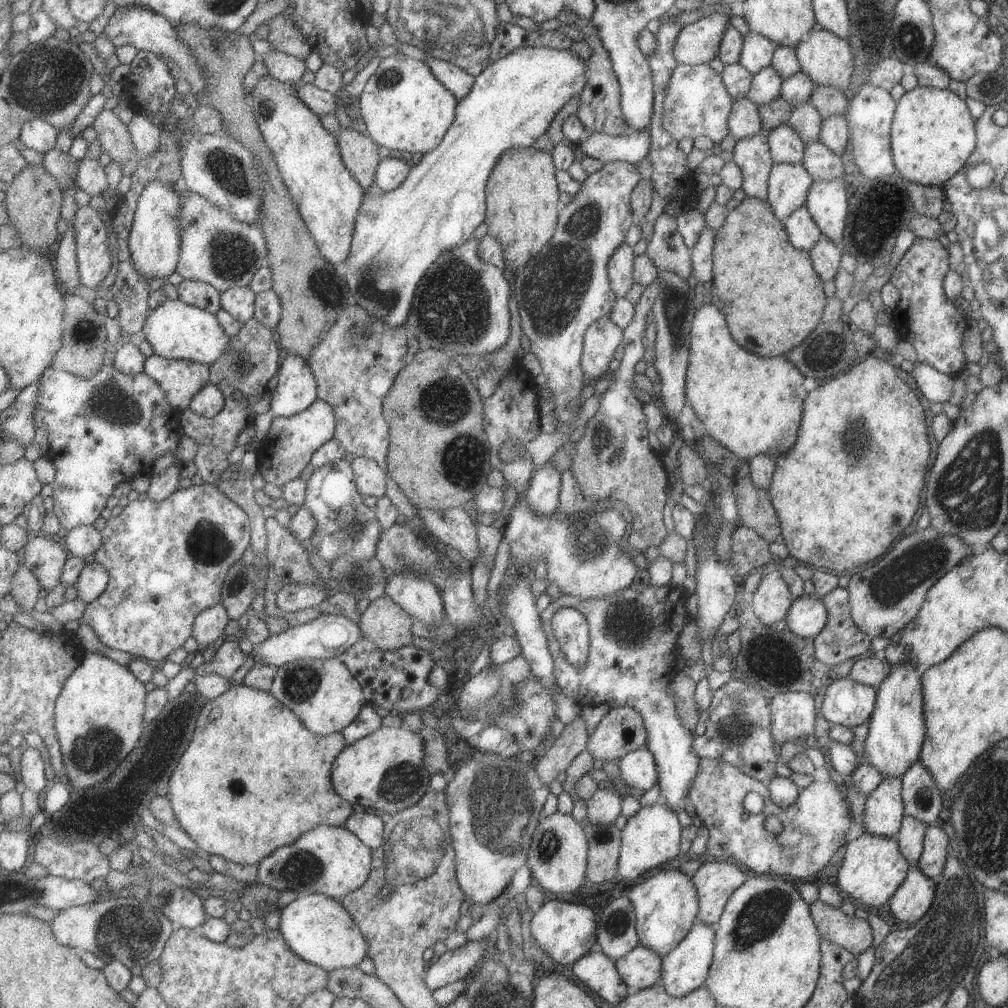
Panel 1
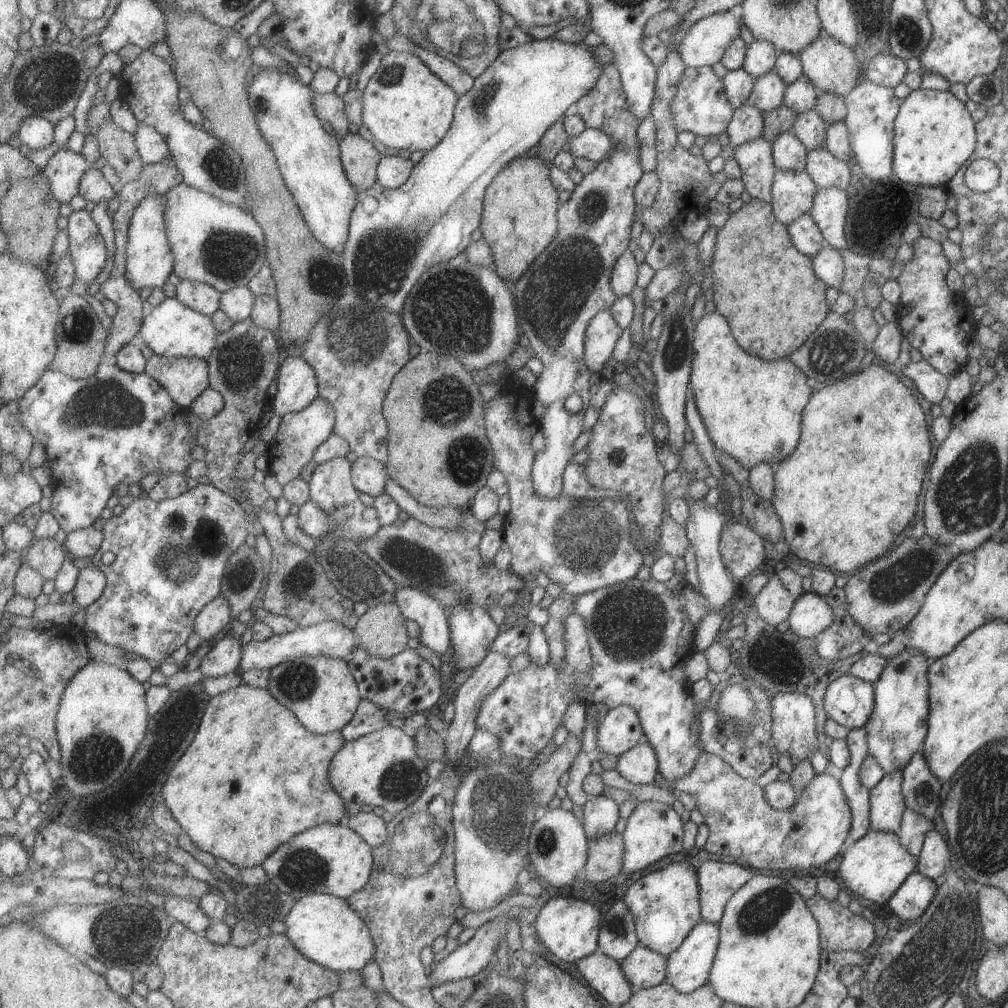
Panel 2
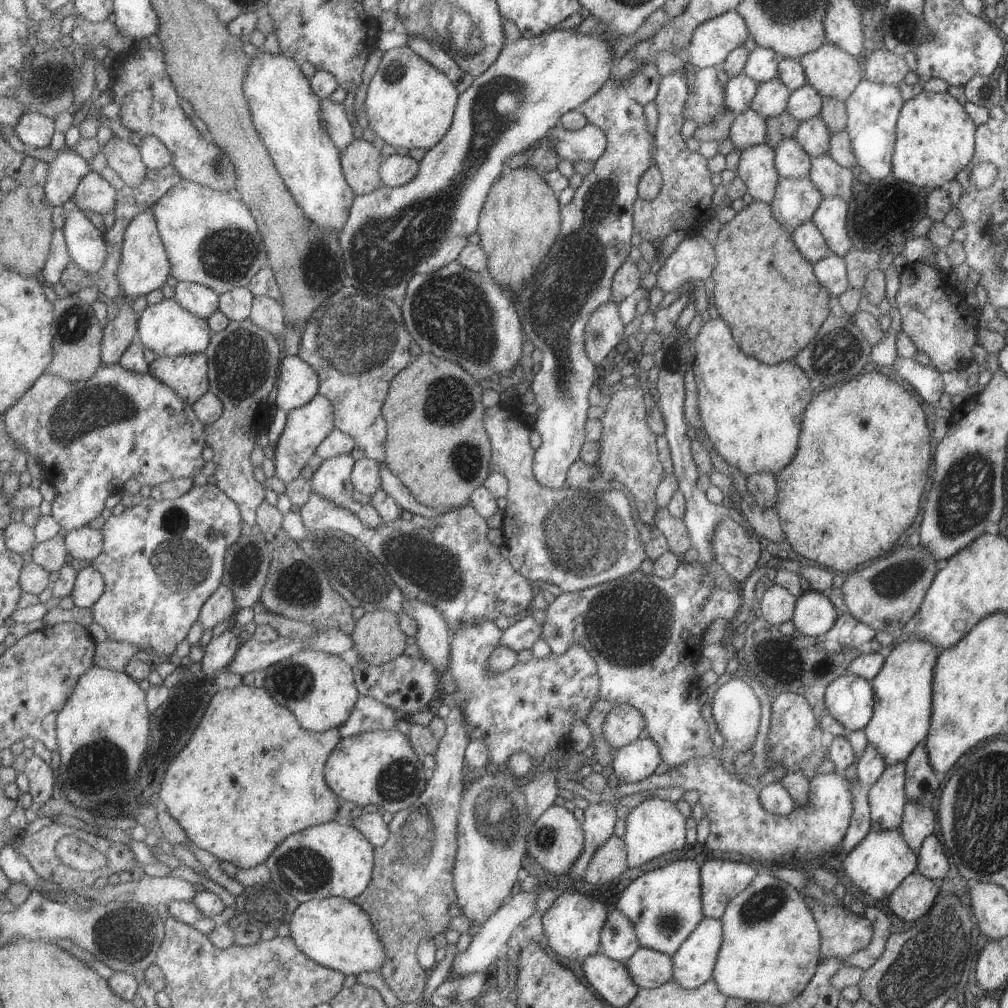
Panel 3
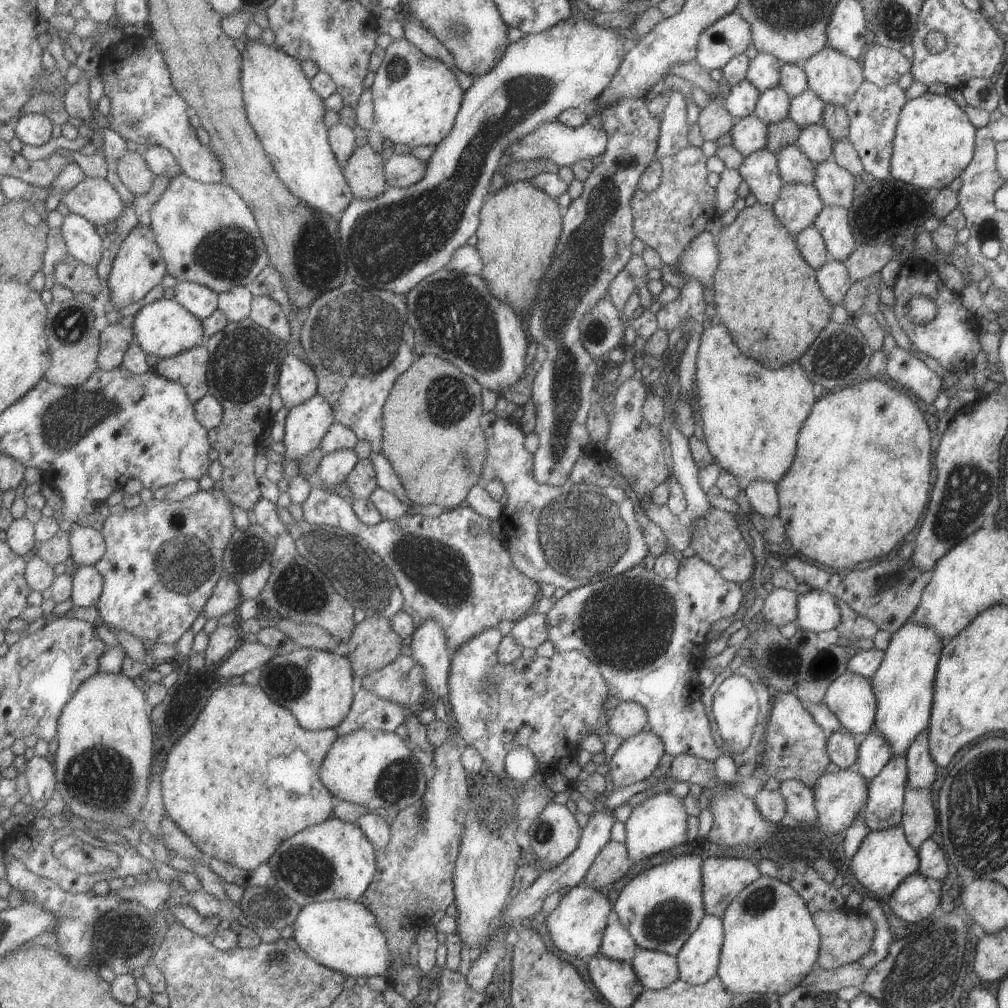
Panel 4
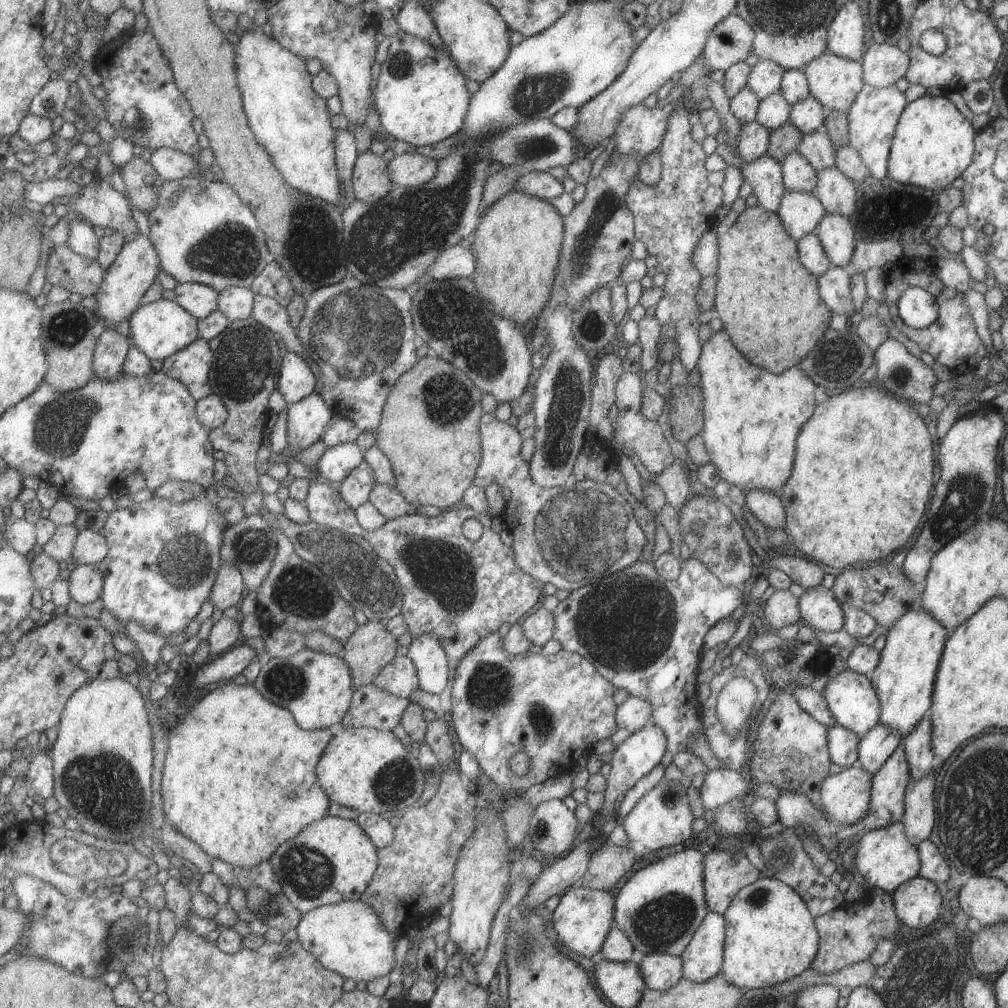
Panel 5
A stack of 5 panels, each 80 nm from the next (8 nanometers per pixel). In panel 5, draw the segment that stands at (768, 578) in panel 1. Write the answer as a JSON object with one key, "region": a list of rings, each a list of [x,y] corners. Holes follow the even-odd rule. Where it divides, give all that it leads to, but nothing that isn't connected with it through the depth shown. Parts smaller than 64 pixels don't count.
{"region":[[[777,590],[763,604],[764,624],[778,631],[784,626],[800,624],[798,598],[789,590]]]}

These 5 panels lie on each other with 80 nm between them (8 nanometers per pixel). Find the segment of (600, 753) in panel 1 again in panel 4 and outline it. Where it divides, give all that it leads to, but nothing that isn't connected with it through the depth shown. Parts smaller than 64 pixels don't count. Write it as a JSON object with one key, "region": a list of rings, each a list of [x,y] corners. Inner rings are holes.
{"region":[[[620,701],[609,716],[609,734],[615,734],[622,739],[633,736],[648,726],[645,709],[636,702]]]}

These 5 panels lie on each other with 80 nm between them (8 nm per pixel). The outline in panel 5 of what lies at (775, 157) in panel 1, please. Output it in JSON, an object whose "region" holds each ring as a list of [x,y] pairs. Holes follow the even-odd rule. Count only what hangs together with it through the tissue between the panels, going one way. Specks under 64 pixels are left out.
{"region":[[[796,151],[789,152],[780,163],[782,184],[787,190],[797,190],[797,192],[814,193],[817,181],[816,171],[809,162]]]}

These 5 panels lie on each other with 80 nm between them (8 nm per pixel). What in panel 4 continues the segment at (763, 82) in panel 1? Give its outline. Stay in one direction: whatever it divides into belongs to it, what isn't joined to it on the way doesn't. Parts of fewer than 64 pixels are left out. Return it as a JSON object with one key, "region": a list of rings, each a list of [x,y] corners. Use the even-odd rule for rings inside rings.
{"region":[[[777,85],[759,94],[752,113],[767,126],[775,124],[788,116],[790,99],[781,85]]]}

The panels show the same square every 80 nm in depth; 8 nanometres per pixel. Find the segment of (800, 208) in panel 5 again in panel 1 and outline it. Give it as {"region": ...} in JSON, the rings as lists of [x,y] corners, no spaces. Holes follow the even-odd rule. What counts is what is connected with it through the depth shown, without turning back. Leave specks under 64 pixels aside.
{"region":[[[773,163],[767,179],[766,201],[774,215],[781,221],[803,206],[813,183],[802,163]]]}

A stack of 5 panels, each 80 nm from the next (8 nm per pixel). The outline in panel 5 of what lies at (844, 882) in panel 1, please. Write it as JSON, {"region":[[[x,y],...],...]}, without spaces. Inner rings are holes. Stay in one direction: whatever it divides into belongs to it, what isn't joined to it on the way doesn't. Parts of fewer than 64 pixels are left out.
{"region":[[[895,823],[887,828],[879,828],[863,833],[857,842],[853,872],[871,888],[893,893],[899,884],[917,877],[920,868],[918,851],[915,845],[906,840],[903,824]]]}

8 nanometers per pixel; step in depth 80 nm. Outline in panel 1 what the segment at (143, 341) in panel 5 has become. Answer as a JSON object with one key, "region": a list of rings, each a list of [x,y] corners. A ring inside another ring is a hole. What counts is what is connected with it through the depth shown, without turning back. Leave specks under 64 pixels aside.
{"region":[[[168,300],[150,311],[144,330],[146,340],[151,344],[153,353],[168,359],[187,359],[198,363],[214,365],[229,351],[230,336],[219,322],[216,313],[188,305],[183,300]]]}

